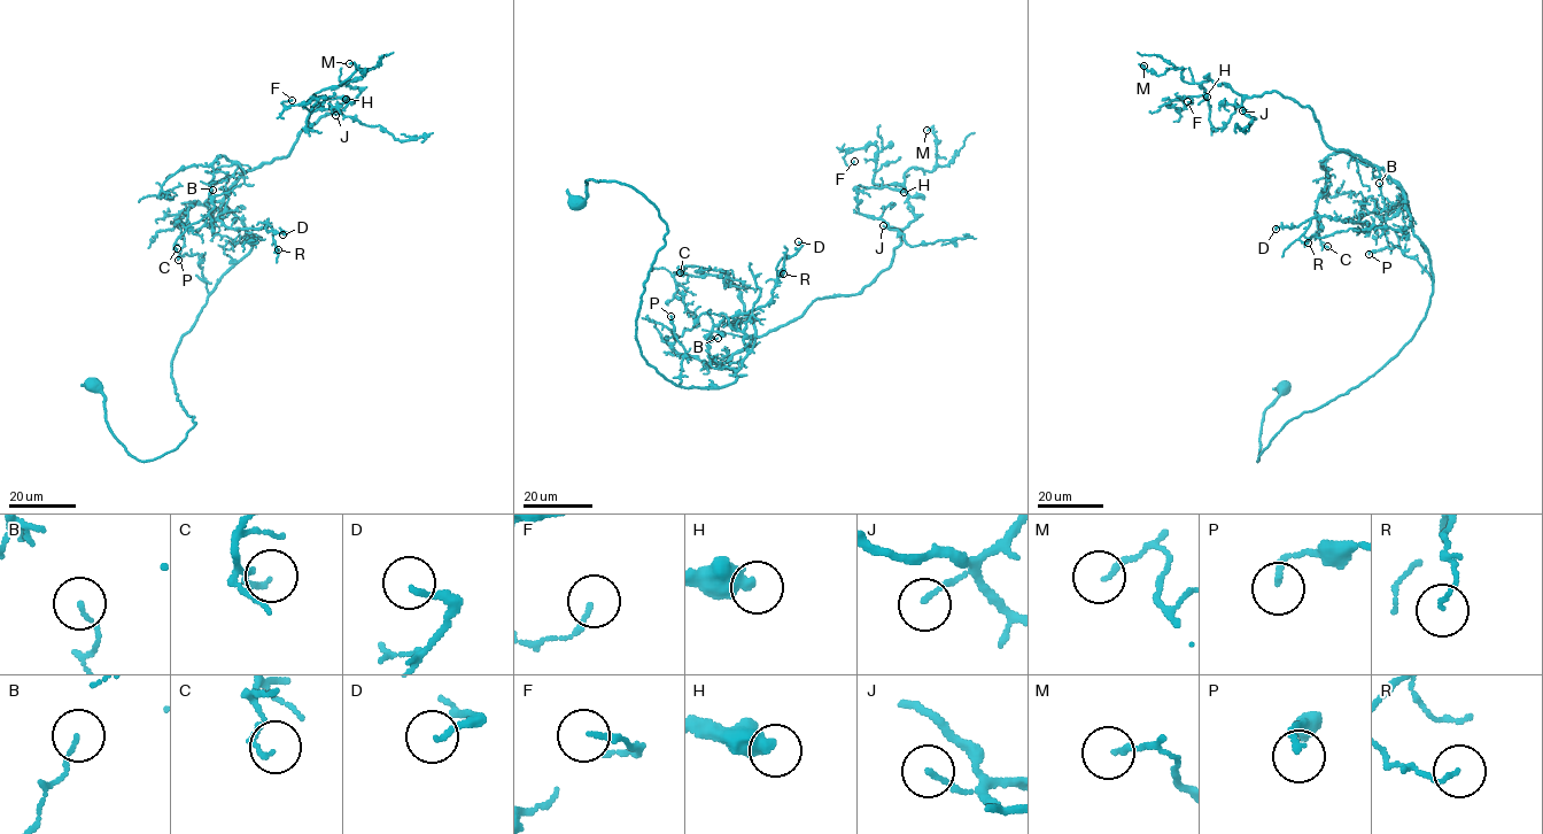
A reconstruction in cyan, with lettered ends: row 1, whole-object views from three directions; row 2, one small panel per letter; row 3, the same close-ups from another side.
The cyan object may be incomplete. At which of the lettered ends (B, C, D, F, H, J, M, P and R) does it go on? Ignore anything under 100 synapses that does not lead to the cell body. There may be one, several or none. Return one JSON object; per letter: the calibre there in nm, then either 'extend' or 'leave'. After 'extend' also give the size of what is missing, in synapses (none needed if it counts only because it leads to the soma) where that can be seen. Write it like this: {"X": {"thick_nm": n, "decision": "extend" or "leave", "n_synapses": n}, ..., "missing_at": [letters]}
{"B": {"thick_nm": 90, "decision": "leave"}, "C": {"thick_nm": 130, "decision": "leave"}, "D": {"thick_nm": 140, "decision": "leave"}, "F": {"thick_nm": 140, "decision": "leave"}, "H": {"thick_nm": 500, "decision": "leave"}, "J": {"thick_nm": 130, "decision": "leave"}, "M": {"thick_nm": 160, "decision": "leave"}, "P": {"thick_nm": 150, "decision": "leave"}, "R": {"thick_nm": 80, "decision": "leave"}, "missing_at": []}

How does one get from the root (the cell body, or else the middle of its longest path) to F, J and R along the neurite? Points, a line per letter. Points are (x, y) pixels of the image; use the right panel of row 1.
F: (1282, 387), (1256, 461), (1412, 338), (1427, 251), (1403, 190), (1308, 106), (1211, 80), (1169, 103), (1187, 101)
J: (1282, 387), (1256, 461), (1403, 347), (1433, 272), (1382, 169), (1276, 91), (1242, 110)
R: (1282, 387), (1256, 461), (1289, 421), (1394, 357), (1433, 292), (1404, 194), (1357, 222), (1313, 216), (1308, 242)

